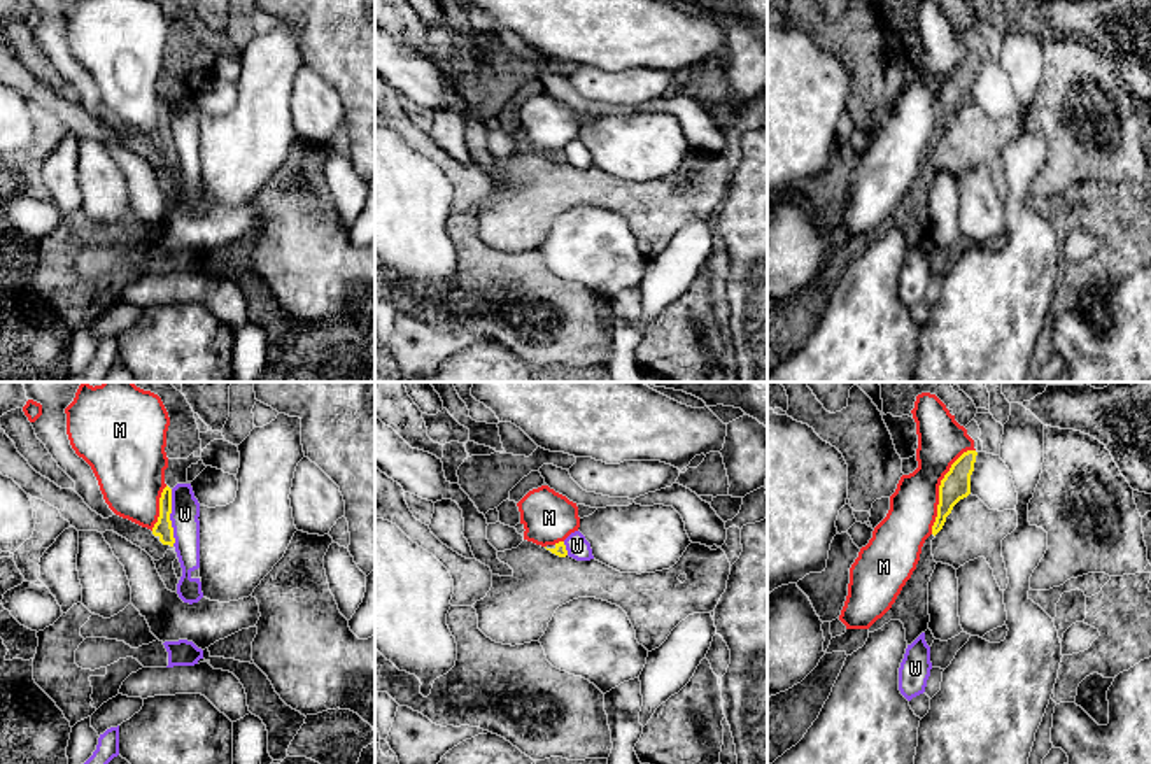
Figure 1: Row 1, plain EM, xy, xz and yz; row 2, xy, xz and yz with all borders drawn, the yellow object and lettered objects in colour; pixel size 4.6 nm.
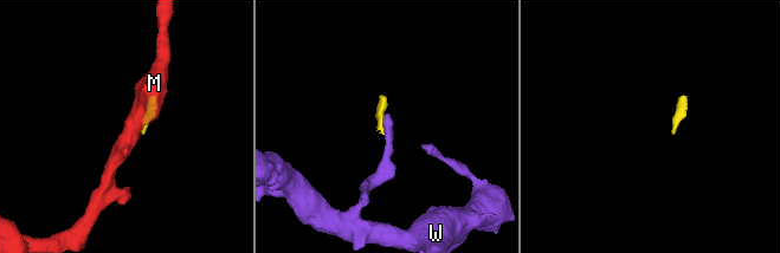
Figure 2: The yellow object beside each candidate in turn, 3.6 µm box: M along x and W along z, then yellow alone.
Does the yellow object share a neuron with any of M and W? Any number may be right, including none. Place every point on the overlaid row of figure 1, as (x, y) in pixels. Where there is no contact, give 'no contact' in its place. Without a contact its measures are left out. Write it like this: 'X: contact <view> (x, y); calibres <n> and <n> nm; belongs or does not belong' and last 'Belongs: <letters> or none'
M: contact yz (939, 488); calibres 140 and 220 nm; does not belong
W: contact xy (169, 517); calibres 80 and 130 nm; does not belong
Belongs: none

